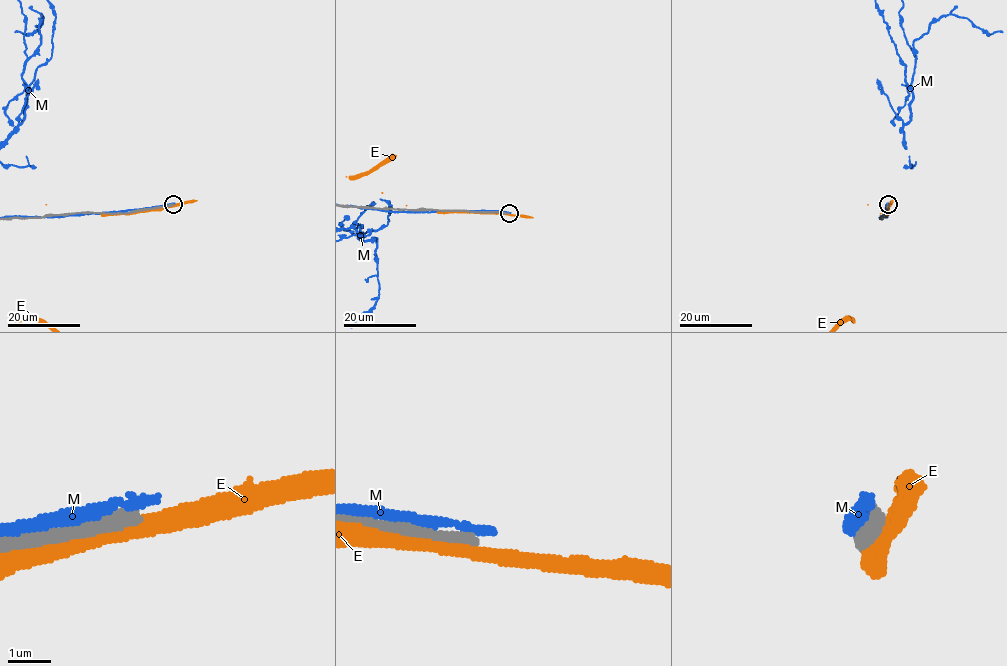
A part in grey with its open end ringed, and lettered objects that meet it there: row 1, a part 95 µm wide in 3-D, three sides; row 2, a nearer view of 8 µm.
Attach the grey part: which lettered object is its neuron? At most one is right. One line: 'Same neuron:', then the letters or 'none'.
Same neuron: none

